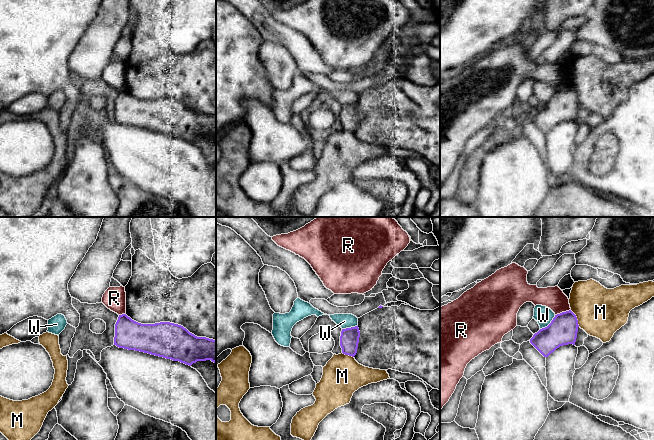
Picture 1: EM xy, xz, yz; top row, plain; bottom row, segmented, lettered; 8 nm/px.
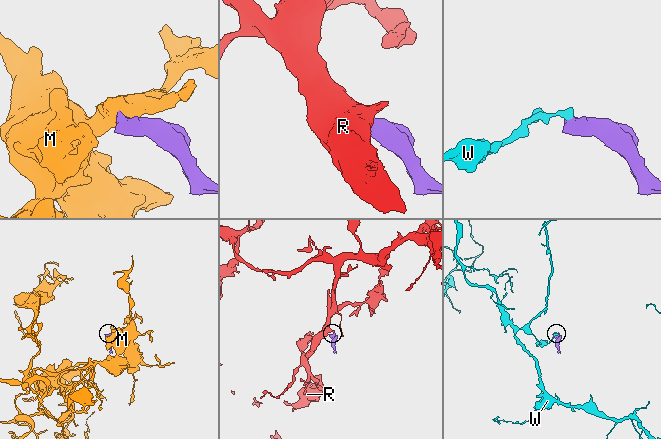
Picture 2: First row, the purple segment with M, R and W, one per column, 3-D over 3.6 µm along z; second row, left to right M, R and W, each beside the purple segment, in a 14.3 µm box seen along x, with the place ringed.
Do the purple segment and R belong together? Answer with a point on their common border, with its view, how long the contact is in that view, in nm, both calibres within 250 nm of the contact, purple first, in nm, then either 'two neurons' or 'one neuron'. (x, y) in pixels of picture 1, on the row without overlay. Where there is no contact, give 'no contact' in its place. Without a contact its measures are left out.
contact yz (562, 88); length 140 nm; calibres 240 and 180 nm; two neurons

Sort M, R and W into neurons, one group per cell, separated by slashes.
M / R / W

